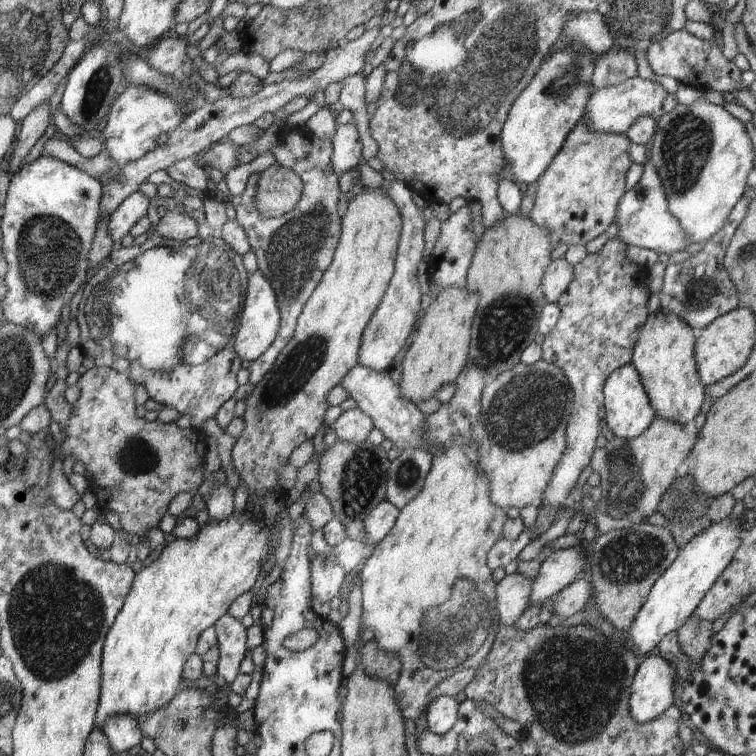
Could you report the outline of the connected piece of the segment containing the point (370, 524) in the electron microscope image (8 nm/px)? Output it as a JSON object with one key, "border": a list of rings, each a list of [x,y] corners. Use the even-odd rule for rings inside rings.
{"border":[[[388,500],[379,502],[372,509],[363,524],[371,546],[379,543],[392,530],[398,515],[399,508]]]}

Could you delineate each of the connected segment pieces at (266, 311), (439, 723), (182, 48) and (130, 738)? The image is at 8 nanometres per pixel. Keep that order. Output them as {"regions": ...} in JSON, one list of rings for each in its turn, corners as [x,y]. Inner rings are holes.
{"regions":[[[[257,270],[248,277],[248,286],[245,288],[244,306],[237,318],[236,326],[231,332],[234,341],[234,350],[241,360],[255,361],[272,346],[275,341],[281,316],[277,305],[277,298],[269,280]]],[[[441,696],[428,704],[425,712],[427,725],[435,737],[445,735],[456,724],[458,709],[455,697]]],[[[184,37],[164,38],[149,50],[144,59],[155,71],[173,78],[182,76],[182,65],[187,60],[187,40]]],[[[119,714],[107,718],[102,730],[114,753],[124,752],[140,744],[143,737],[136,717]]]]}

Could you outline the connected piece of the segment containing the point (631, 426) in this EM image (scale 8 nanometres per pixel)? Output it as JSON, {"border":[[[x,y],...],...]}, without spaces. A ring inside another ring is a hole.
{"border":[[[632,362],[617,368],[606,379],[603,388],[603,406],[606,408],[604,425],[607,425],[618,439],[628,440],[642,434],[657,417]]]}

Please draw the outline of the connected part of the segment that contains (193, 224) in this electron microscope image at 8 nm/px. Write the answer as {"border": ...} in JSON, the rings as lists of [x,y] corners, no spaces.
{"border":[[[179,209],[167,211],[158,224],[153,227],[152,232],[173,243],[184,242],[188,238],[199,236],[197,222]]]}

